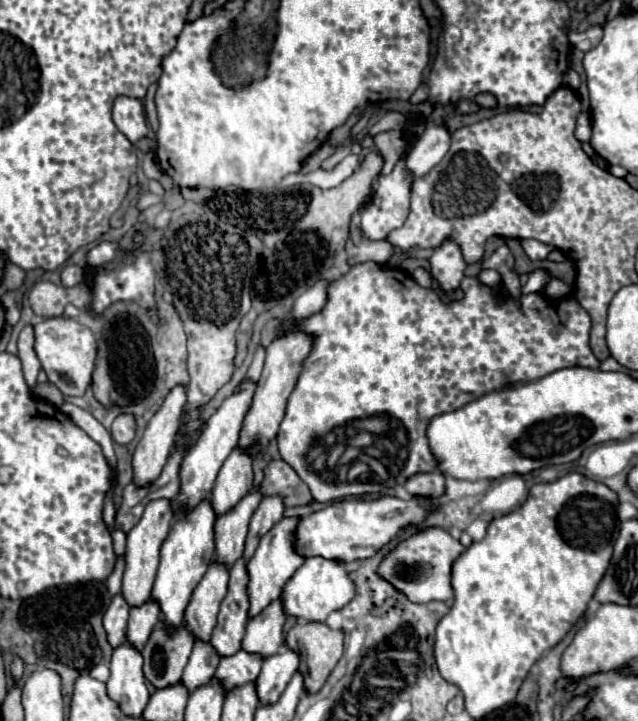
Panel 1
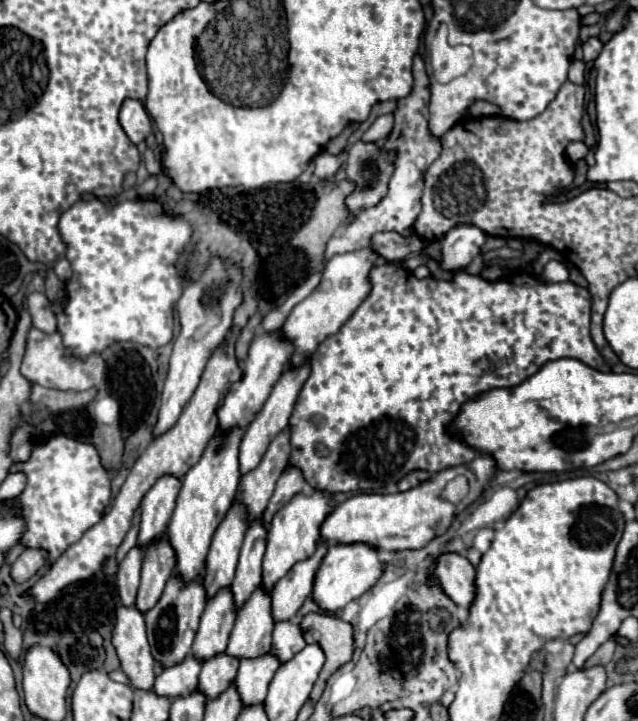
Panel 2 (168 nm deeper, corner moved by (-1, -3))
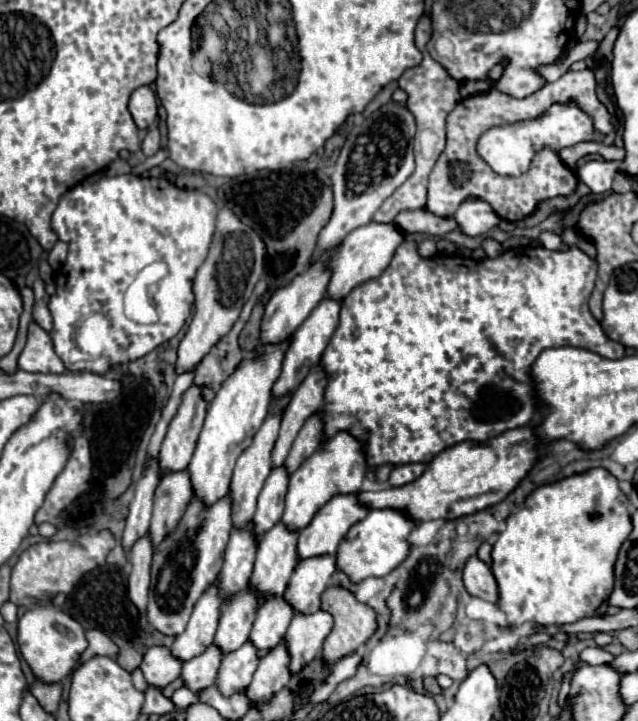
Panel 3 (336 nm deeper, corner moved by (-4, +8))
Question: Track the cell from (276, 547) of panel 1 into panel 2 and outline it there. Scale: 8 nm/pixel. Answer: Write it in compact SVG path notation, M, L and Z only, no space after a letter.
M315 489L311 495L303 495L303 493L293 495L293 499L273 515L269 537L267 537L267 553L263 559L263 585L267 589L271 589L281 577L285 577L285 573L297 561L303 561L313 555L313 551L317 549L319 537L321 537L323 519L331 511L333 507L331 507L329 493Z

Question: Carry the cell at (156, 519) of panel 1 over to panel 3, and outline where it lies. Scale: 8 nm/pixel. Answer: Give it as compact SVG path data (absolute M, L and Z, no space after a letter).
M190 386L190 390L182 396L182 406L170 422L168 434L162 442L162 450L158 456L160 478L170 472L182 472L188 468L198 434L204 424L206 408L208 404L202 400L200 388Z

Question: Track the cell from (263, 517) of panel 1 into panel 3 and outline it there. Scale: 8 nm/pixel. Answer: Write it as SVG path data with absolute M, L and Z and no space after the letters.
M314 414L298 432L292 444L292 450L284 462L284 468L288 474L294 474L304 464L304 460L318 450L320 438L322 438L322 422L320 422L320 414Z

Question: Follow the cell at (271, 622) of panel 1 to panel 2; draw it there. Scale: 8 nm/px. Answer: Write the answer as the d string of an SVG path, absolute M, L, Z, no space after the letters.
M321 541L315 553L291 567L283 579L273 589L273 619L285 621L295 617L303 601L311 595L311 587L315 581L315 571L327 553L327 541Z

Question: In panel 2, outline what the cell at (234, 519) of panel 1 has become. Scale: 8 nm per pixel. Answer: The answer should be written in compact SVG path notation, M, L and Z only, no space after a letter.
M287 425L271 441L271 445L269 445L267 453L263 455L261 463L253 471L249 471L247 475L241 477L241 483L239 483L239 489L237 489L239 491L237 499L243 499L243 503L247 503L251 521L257 519L265 511L269 497L273 495L273 489L275 489L279 475L289 465L289 453L291 453L289 435L291 435L291 427Z

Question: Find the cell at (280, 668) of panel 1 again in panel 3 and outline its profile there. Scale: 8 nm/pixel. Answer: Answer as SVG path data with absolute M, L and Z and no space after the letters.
M318 556L314 560L300 560L286 588L286 602L294 612L310 614L320 610L320 594L336 572L334 556Z

